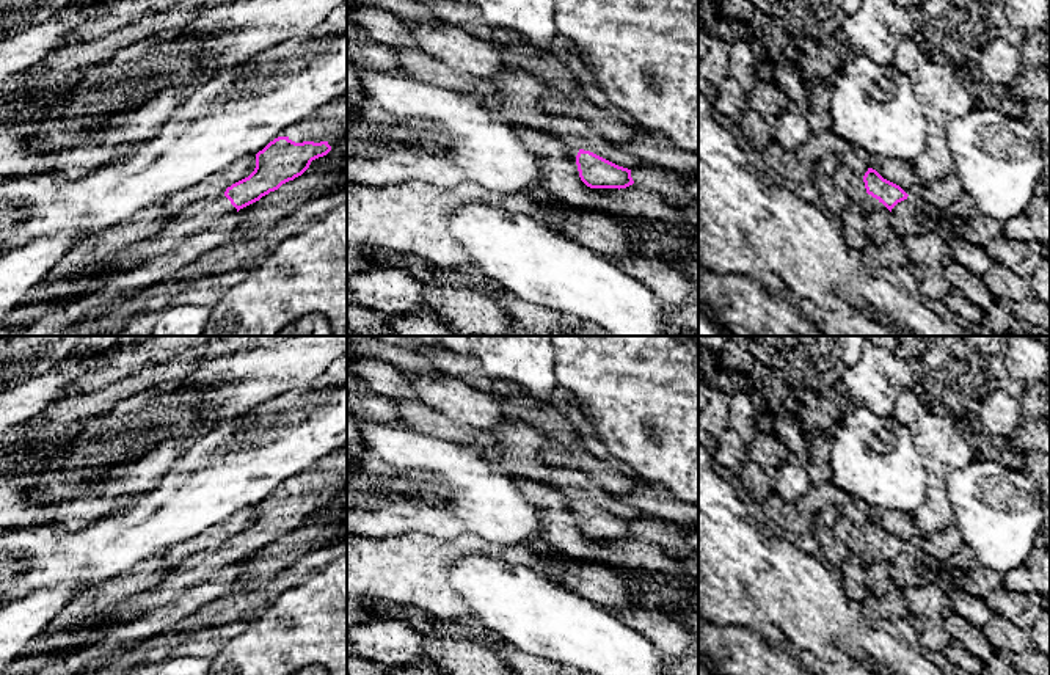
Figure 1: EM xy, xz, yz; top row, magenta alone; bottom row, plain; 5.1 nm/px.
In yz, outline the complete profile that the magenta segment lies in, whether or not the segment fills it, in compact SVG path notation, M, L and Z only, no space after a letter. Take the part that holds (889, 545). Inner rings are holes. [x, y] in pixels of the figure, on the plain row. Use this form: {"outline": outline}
{"outline": "M868 520L863 527L870 554L874 560L890 562L901 553L907 551L907 545L896 535L884 531L876 521Z"}

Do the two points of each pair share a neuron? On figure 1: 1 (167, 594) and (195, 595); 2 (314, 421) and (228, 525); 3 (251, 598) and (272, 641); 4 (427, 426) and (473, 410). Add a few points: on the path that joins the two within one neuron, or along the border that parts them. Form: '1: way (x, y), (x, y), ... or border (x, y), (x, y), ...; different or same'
1: border (190, 587), (148, 612); different
2: border (255, 506), (237, 509), (209, 526); different
3: border (292, 589), (286, 589), (264, 612); different
4: border (418, 401), (438, 408), (451, 418), (485, 430); different

